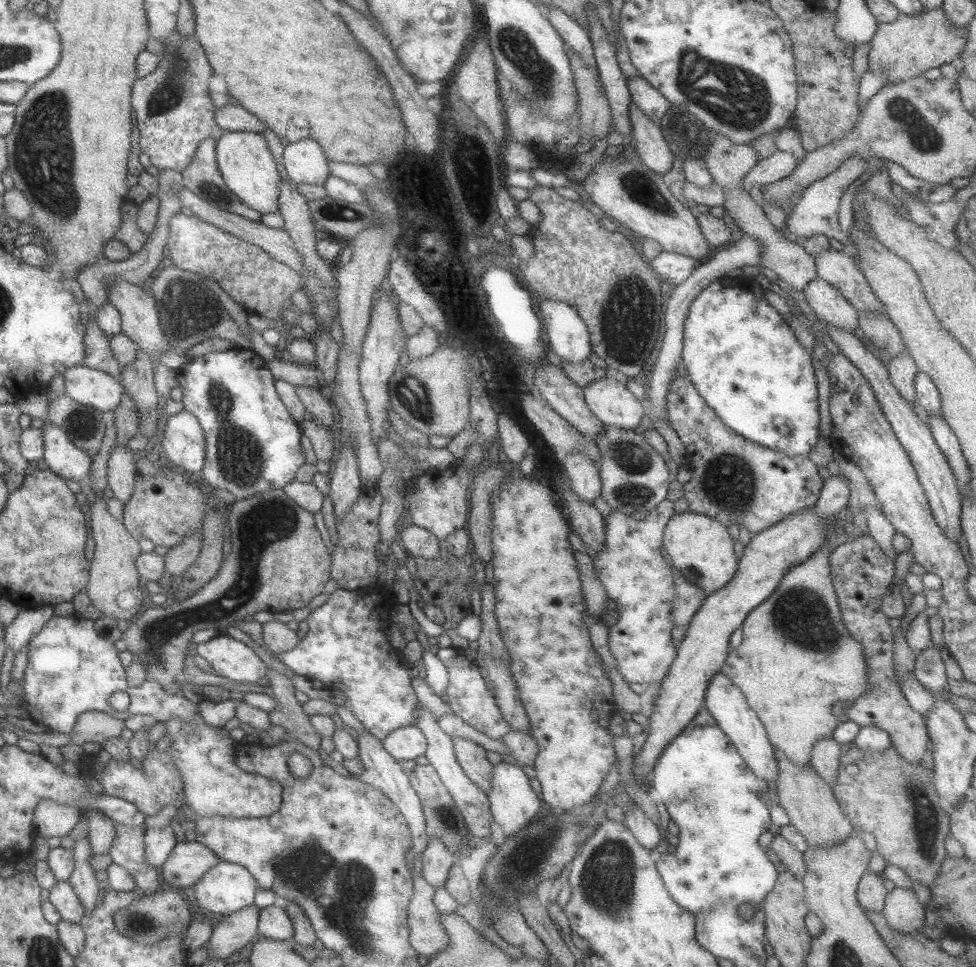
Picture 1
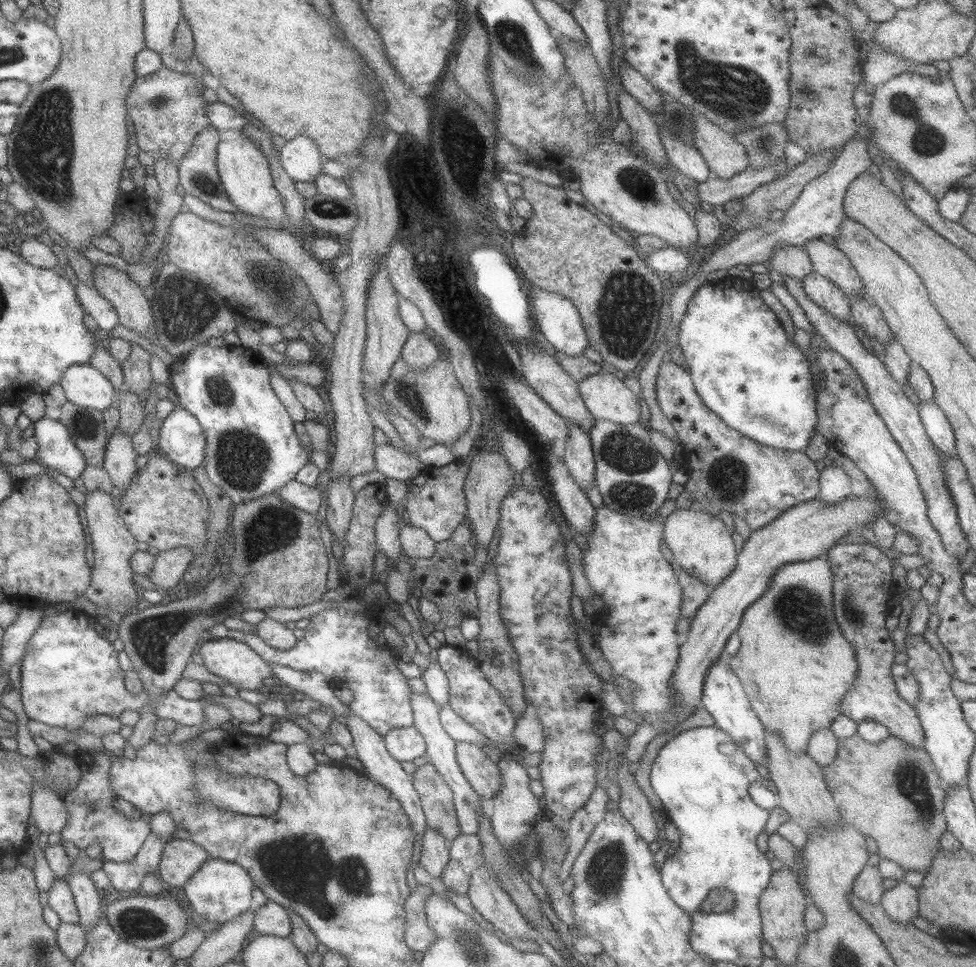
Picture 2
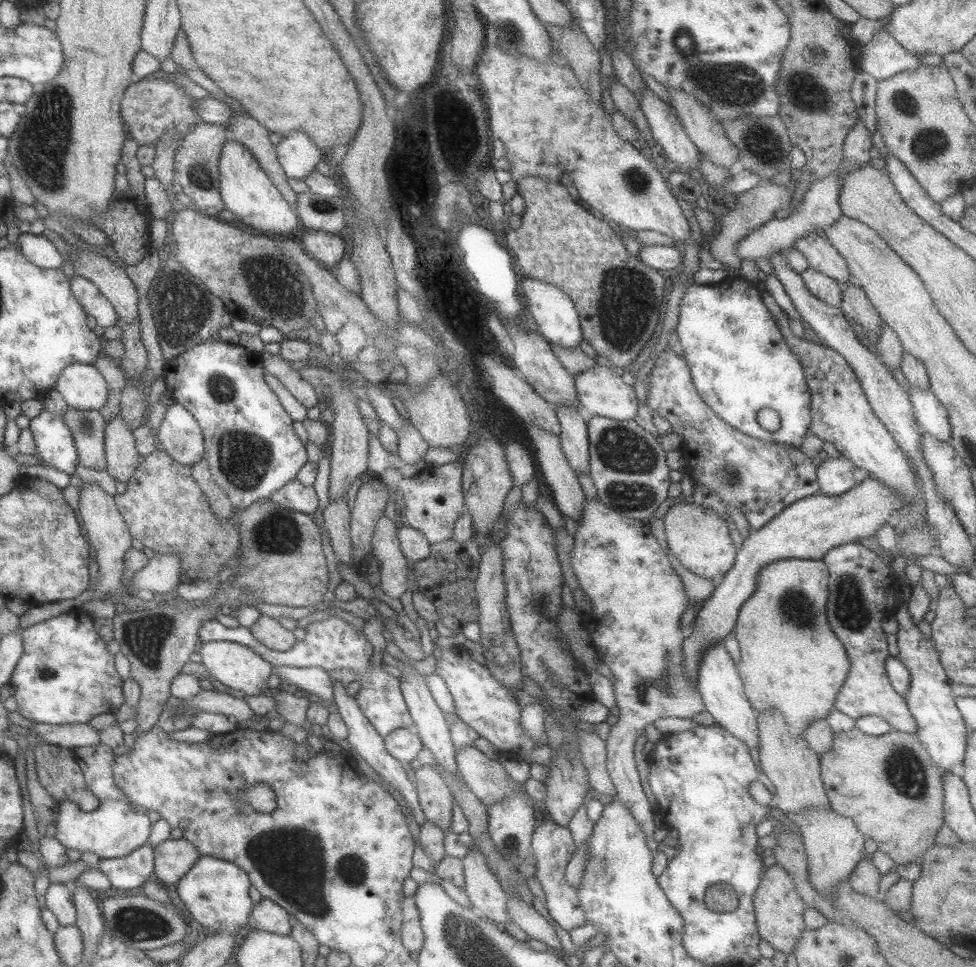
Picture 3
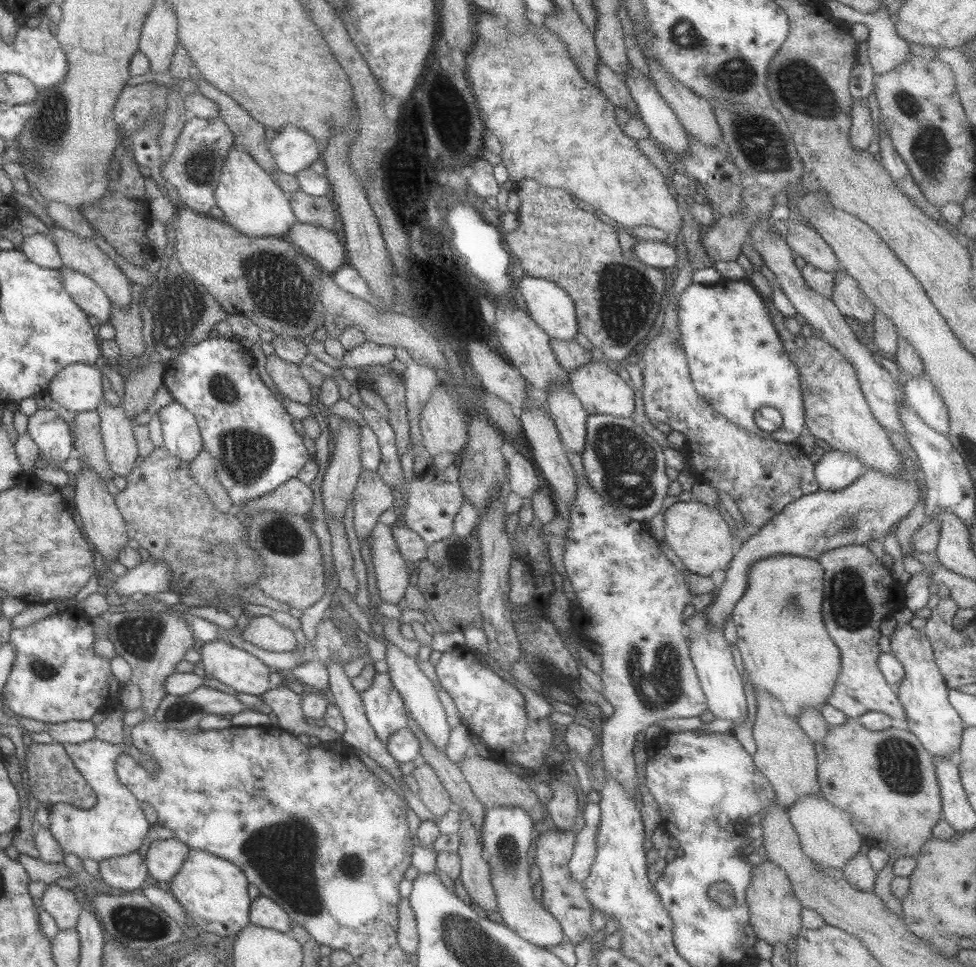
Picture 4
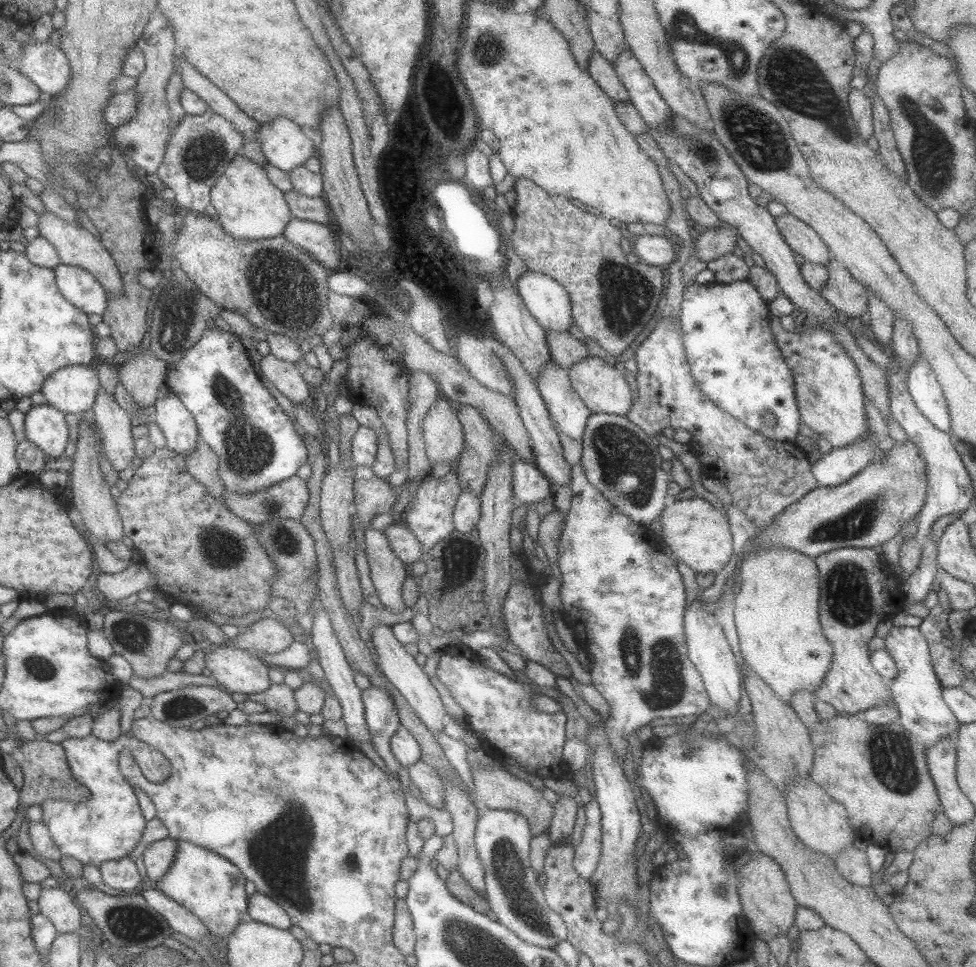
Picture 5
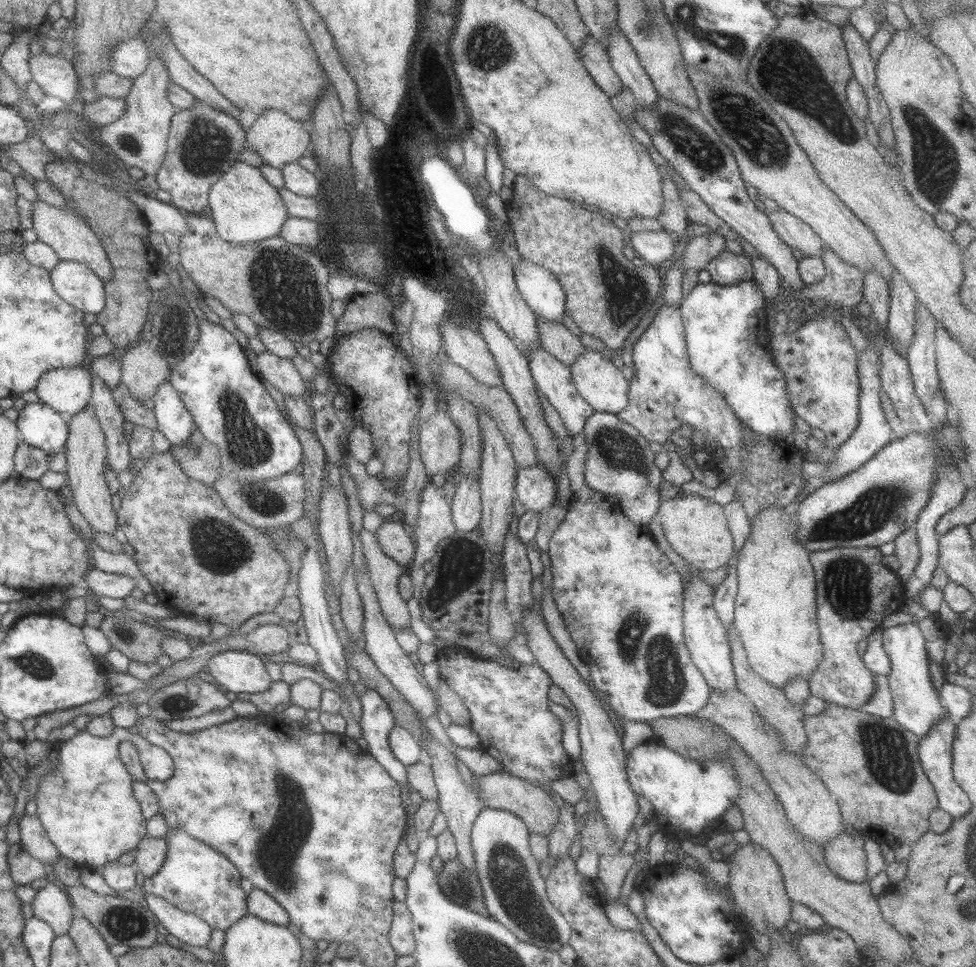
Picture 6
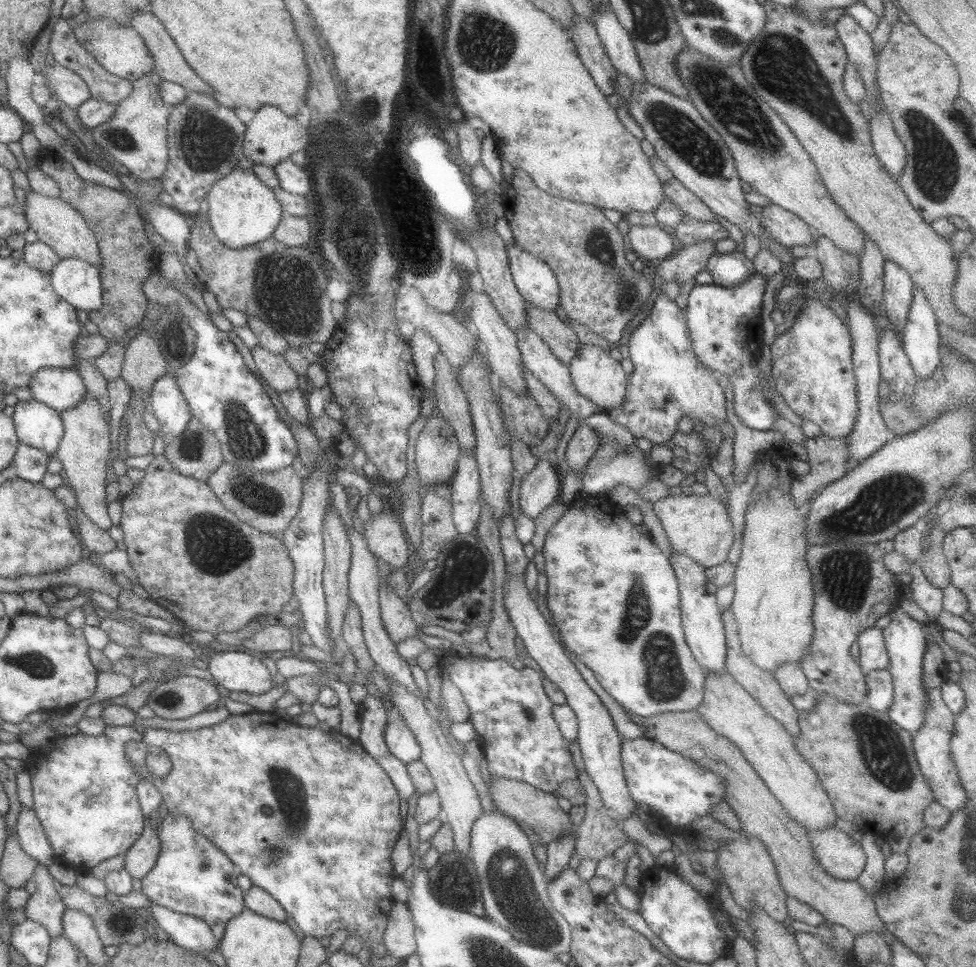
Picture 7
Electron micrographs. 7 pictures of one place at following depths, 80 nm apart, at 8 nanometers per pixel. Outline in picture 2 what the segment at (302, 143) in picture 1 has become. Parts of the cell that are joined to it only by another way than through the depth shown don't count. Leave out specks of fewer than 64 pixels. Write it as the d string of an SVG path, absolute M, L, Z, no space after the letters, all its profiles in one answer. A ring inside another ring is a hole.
M304 135L287 140L279 150L281 166L292 181L314 182L322 174L322 164L326 158L318 145Z

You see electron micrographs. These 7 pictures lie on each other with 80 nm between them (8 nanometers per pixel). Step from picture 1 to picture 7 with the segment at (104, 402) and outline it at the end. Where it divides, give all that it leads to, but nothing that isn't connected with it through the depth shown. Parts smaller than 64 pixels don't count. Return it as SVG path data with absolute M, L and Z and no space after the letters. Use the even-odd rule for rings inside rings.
M41 368L27 386L34 399L59 413L71 409L88 396L80 373L74 368Z

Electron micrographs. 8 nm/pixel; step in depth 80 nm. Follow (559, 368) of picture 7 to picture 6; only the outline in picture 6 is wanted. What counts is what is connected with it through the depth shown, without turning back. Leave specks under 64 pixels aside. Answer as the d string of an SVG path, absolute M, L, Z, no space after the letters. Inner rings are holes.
M542 345L530 350L527 359L529 360L529 369L535 385L557 410L570 434L575 435L582 432L586 421L595 413L595 410L577 391L570 366L565 365L560 359L552 356Z

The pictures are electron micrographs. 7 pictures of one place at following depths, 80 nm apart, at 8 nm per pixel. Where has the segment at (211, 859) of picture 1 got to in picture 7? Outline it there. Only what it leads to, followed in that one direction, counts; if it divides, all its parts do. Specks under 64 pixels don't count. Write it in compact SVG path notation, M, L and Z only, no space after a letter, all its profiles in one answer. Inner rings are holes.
M152 821L145 822L140 838L125 853L124 866L132 878L146 876L158 858L161 849L157 831L152 828Z

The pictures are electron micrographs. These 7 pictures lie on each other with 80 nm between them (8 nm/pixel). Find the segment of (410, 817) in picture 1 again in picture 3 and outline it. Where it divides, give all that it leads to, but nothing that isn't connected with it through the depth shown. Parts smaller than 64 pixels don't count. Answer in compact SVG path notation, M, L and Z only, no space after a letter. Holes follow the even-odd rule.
M333 681L333 700L335 700L333 707L341 714L343 721L347 724L348 742L351 744L352 748L354 748L356 752L360 754L360 756L364 758L368 764L370 764L370 766L372 766L383 780L386 780L392 788L400 792L402 798L407 801L410 808L414 811L414 818L417 824L421 826L427 818L422 810L421 804L418 801L418 794L414 781L410 781L410 779L408 779L404 764L398 759L395 759L387 751L385 737L380 736L380 734L377 733L374 725L367 719L367 716L358 706L357 700L352 695L346 693L346 687L347 686L344 686L344 684L340 681Z

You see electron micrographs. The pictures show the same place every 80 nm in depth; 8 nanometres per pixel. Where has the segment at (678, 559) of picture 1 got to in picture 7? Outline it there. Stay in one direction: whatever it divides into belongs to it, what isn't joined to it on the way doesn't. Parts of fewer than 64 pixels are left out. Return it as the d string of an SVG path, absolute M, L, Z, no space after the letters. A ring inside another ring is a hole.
M695 493L670 494L654 502L652 510L660 519L673 551L684 554L704 568L718 566L727 560L735 534L727 506L712 495Z

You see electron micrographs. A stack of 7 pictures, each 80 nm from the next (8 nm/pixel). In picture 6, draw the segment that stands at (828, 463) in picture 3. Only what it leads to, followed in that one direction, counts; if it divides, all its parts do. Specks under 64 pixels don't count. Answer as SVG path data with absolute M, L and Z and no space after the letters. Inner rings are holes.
M869 329L862 330L869 343L864 350L858 352L857 358L857 373L859 374L861 388L859 396L859 423L856 430L853 430L849 438L846 439L846 442L837 447L836 460L829 462L829 464L804 460L801 464L801 471L808 479L824 479L826 483L838 480L850 471L858 470L859 466L868 462L879 450L882 450L890 441L895 439L894 431L892 431L892 427L890 427L880 405L880 394L883 391L881 388L881 376L879 375L879 353L874 348L874 342L870 339L872 334L870 334Z

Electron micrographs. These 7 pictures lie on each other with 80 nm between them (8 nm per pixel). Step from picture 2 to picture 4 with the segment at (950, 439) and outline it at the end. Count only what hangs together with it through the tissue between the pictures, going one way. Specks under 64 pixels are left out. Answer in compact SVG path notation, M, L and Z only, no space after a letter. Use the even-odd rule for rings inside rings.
M924 370L919 377L905 378L903 383L903 393L909 407L931 429L948 436L949 412L930 375Z

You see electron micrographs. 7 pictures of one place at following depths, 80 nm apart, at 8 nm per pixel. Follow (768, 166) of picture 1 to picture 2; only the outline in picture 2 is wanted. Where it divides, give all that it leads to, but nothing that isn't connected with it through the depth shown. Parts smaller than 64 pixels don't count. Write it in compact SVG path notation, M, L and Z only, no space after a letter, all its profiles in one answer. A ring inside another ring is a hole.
M786 161L764 169L748 167L734 178L728 179L716 178L714 173L710 173L709 178L698 185L700 202L724 206L729 200L748 196L755 188L778 179L780 174L784 176L787 167Z

